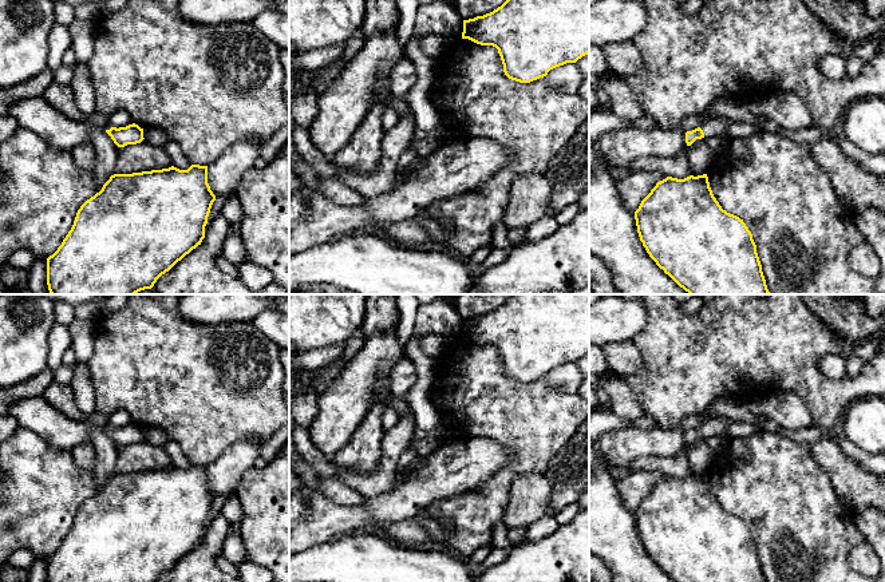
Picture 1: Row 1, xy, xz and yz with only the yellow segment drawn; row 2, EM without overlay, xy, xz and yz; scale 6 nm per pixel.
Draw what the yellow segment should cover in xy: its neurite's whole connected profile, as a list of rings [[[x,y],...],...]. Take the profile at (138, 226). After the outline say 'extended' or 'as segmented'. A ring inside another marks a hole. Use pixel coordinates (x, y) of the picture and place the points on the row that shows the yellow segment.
[[[191,165],[187,170],[174,166],[162,170],[151,170],[133,174],[114,174],[103,185],[102,190],[87,199],[76,213],[74,225],[58,250],[47,258],[47,285],[51,294],[137,294],[151,289],[157,280],[169,272],[205,238],[205,226],[216,195],[208,183],[208,166]]]; as segmented

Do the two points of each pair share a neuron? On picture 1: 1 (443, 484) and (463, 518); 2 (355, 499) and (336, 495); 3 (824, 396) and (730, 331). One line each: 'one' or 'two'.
1: two
2: one
3: one

